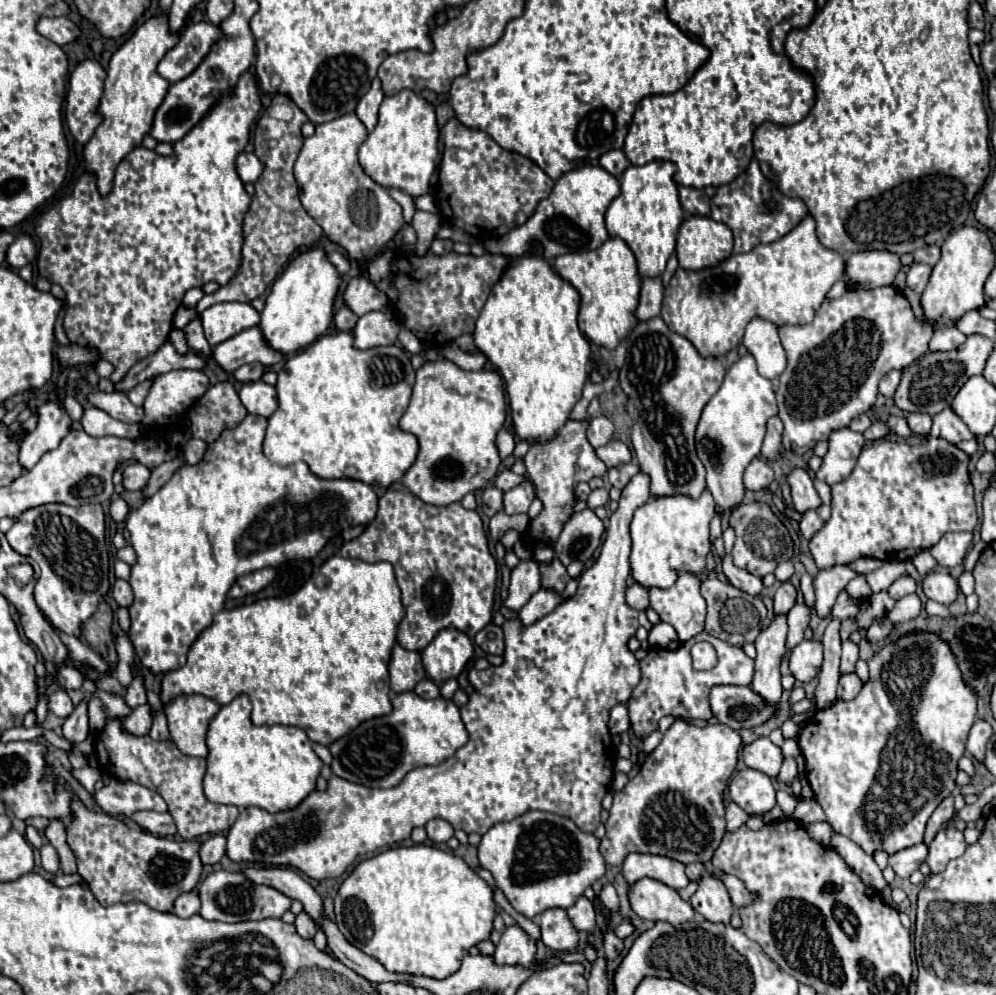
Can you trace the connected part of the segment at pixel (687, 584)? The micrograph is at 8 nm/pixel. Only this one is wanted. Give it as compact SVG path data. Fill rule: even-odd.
M680 575L670 589L650 589L650 607L676 629L680 641L704 631L706 601L700 595L700 577L696 575Z

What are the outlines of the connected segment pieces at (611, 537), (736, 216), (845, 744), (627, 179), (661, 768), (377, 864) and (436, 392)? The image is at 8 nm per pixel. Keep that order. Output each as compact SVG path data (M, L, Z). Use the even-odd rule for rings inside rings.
M638 473L634 479L630 479L630 483L622 489L622 497L620 497L620 505L618 509L612 513L610 517L610 525L608 525L608 531L606 531L606 541L602 545L602 553L600 557L596 559L596 563L586 569L582 575L580 575L580 581L578 581L578 591L574 597L570 599L564 599L550 615L538 619L536 623L532 623L530 627L524 627L520 623L520 619L510 619L502 625L504 629L504 643L506 643L506 653L504 653L504 663L500 667L492 667L488 671L478 671L478 669L470 669L468 673L468 679L470 683L474 685L476 693L470 695L470 701L460 709L462 711L462 717L464 717L464 725L470 733L470 741L460 747L452 757L448 757L446 761L442 761L440 765L432 765L432 767L418 767L414 771L410 771L410 775L406 775L406 779L402 779L402 783L398 787L392 787L392 789L370 789L370 787L362 787L358 783L350 783L346 779L340 779L340 777L332 777L328 781L328 789L326 791L312 791L296 809L292 811L284 811L284 813L276 813L276 815L270 815L262 809L256 809L256 807L248 807L240 811L236 823L232 825L232 829L228 831L226 839L226 855L236 861L236 863L262 863L266 867L276 867L276 865L292 865L296 869L300 869L304 875L308 875L310 879L316 879L316 881L322 881L322 879L336 879L340 877L352 863L356 857L360 855L366 855L366 853L374 853L376 849L380 847L386 847L386 845L394 845L394 843L402 843L404 839L410 839L410 833L414 827L424 827L432 817L436 819L444 819L448 821L454 829L464 829L468 835L470 833L480 833L484 835L490 827L494 827L496 823L502 823L502 821L512 821L516 817L522 817L524 813L528 813L528 809L532 811L548 811L548 813L554 813L554 815L562 815L562 817L568 817L572 819L584 833L592 833L596 829L596 825L600 823L600 801L604 799L604 795L608 793L610 789L610 783L612 783L612 765L614 765L614 759L616 757L616 749L614 749L614 743L612 743L612 737L610 737L610 731L608 731L608 713L610 713L610 707L614 707L616 703L628 703L630 699L630 693L634 691L634 687L638 685L640 681L640 663L638 659L634 657L632 651L628 651L626 643L628 639L636 633L638 629L638 611L634 611L626 601L624 601L624 591L628 587L628 577L630 577L630 563L628 563L628 557L630 557L630 533L628 533L628 525L632 521L632 515L638 507L642 507L648 499L650 499L650 493L648 493L648 487L650 487L650 479L642 473Z
M756 159L748 165L748 169L738 175L734 181L716 189L712 197L712 219L726 223L734 233L734 253L746 253L760 243L778 241L782 235L790 233L804 217L806 205L800 199L790 199L782 195L760 171Z
M910 631L910 633L902 635L898 641L886 643L884 647L880 647L868 659L868 669L870 669L870 679L862 685L862 691L852 701L840 701L838 699L830 707L818 709L816 715L810 717L810 721L806 723L804 731L800 733L798 745L800 745L800 751L804 755L804 761L806 761L806 779L808 779L810 787L812 787L812 791L814 791L816 801L824 809L826 819L834 827L834 831L844 835L844 837L848 837L848 839L852 839L854 843L858 843L866 853L874 853L876 849L884 849L886 853L894 853L894 851L900 851L902 847L910 847L910 845L922 843L924 827L926 827L928 817L934 813L934 809L940 805L940 801L944 797L948 797L952 793L952 789L956 787L958 761L964 755L966 735L968 735L970 727L976 721L976 701L978 701L978 695L962 679L962 671L958 667L956 655L950 651L948 641L944 641L940 635L936 635L932 631Z
M650 161L642 167L630 165L620 177L620 195L606 211L606 229L610 237L626 241L632 249L640 277L658 277L676 247L676 233L684 219L684 211L678 201L678 185L672 179L674 171L676 167L670 161Z
M678 719L666 731L662 743L646 757L638 775L630 779L622 791L614 795L610 817L606 821L606 835L600 841L600 853L606 859L606 863L622 865L624 857L630 851L638 851L638 853L664 855L684 865L694 861L708 865L726 833L724 789L730 775L736 771L740 747L742 747L740 735L728 725L716 723L700 729Z
M416 845L394 847L358 863L338 889L334 913L336 925L346 941L374 957L384 965L384 969L392 973L446 979L460 967L460 961L470 947L490 937L496 905L488 883L480 879L460 857L434 845Z
M448 359L424 363L416 371L412 399L400 419L400 429L416 435L420 443L418 457L402 479L404 487L428 505L450 505L496 477L500 457L494 439L506 421L505 399L496 371L462 371Z

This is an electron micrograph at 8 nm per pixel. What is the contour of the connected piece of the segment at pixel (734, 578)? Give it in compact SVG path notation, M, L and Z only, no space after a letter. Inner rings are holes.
M726 549L726 555L722 559L722 569L724 569L724 575L728 577L728 581L742 589L744 593L750 593L750 595L760 595L760 591L764 589L762 585L762 579L758 575L752 575L748 571L742 571L738 569L736 565L732 565L732 557L730 557L730 549Z

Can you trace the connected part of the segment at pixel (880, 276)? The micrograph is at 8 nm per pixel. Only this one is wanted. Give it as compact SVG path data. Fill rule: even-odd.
M860 251L846 259L848 281L866 291L892 285L900 267L900 257L888 251Z

